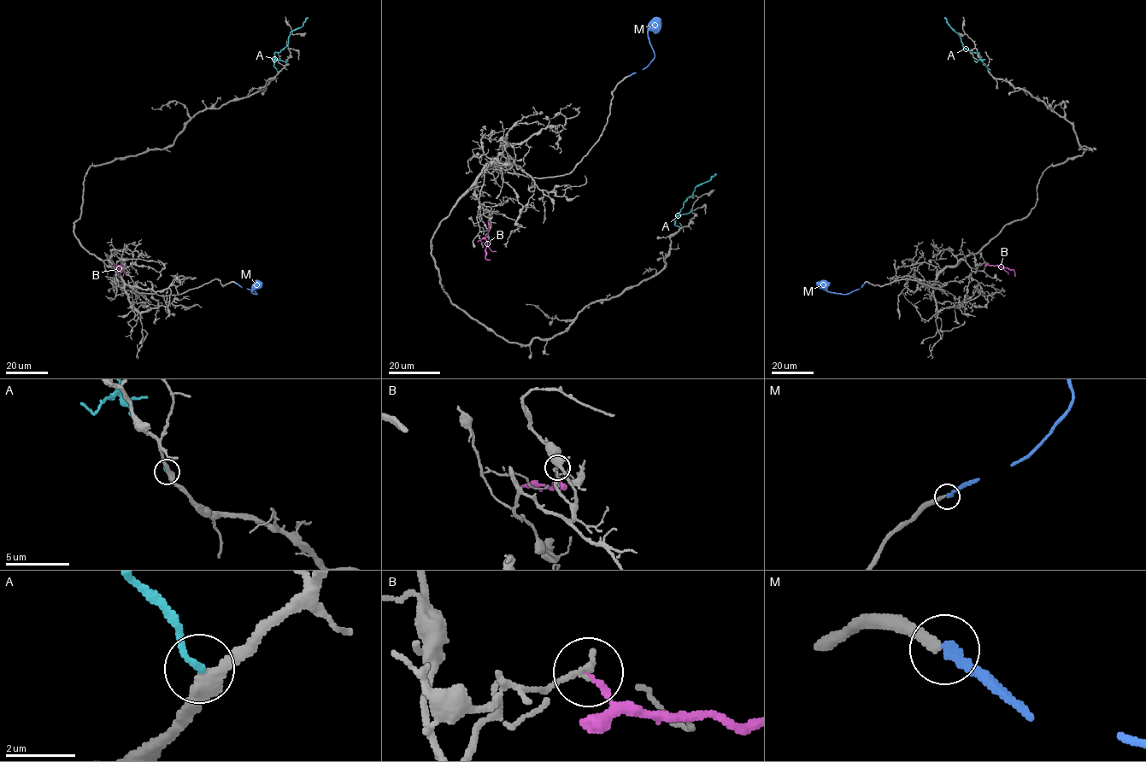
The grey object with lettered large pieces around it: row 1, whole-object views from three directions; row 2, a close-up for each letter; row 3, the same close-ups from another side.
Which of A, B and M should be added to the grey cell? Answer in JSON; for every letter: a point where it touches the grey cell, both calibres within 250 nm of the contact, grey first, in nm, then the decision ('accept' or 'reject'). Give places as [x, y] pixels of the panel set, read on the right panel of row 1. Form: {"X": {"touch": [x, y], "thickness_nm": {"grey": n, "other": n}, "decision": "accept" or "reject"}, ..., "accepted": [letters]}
{"A": {"touch": [988, 72], "thickness_nm": {"grey": 400, "other": 200}, "decision": "reject"}, "B": {"touch": [984, 262], "thickness_nm": {"grey": 200, "other": 150}, "decision": "reject"}, "M": {"touch": [864, 283], "thickness_nm": {"grey": 280, "other": 300}, "decision": "accept"}, "accepted": ["M"]}

